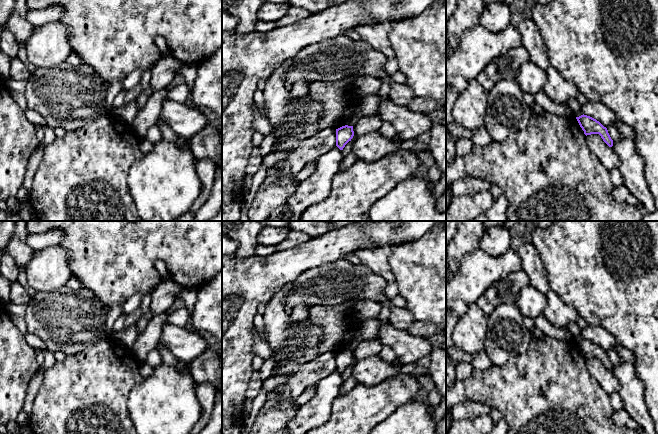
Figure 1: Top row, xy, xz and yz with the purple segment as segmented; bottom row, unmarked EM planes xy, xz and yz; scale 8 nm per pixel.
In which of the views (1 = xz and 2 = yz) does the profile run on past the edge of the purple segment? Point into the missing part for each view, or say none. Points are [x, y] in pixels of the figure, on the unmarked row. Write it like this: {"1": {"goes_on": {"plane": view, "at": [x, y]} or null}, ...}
{"1": {"goes_on": null}, "2": {"goes_on": null}}

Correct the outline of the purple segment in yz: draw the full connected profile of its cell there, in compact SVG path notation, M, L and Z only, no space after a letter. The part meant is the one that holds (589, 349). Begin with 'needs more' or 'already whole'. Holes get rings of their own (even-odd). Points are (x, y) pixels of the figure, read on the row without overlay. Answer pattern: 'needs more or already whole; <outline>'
already whole; M584 338L576 341L576 343L586 360L591 358L599 358L609 371L613 370L613 364L611 363L607 352L604 351L599 345Z

